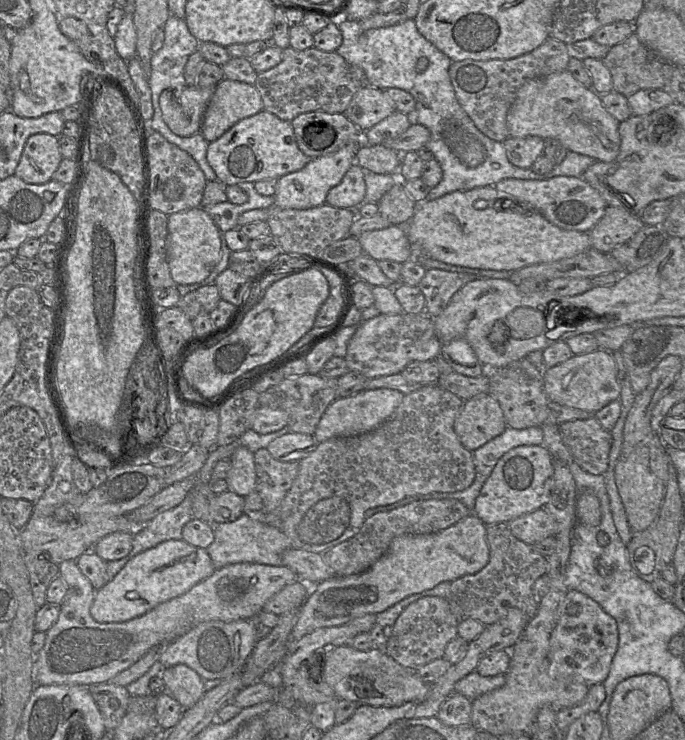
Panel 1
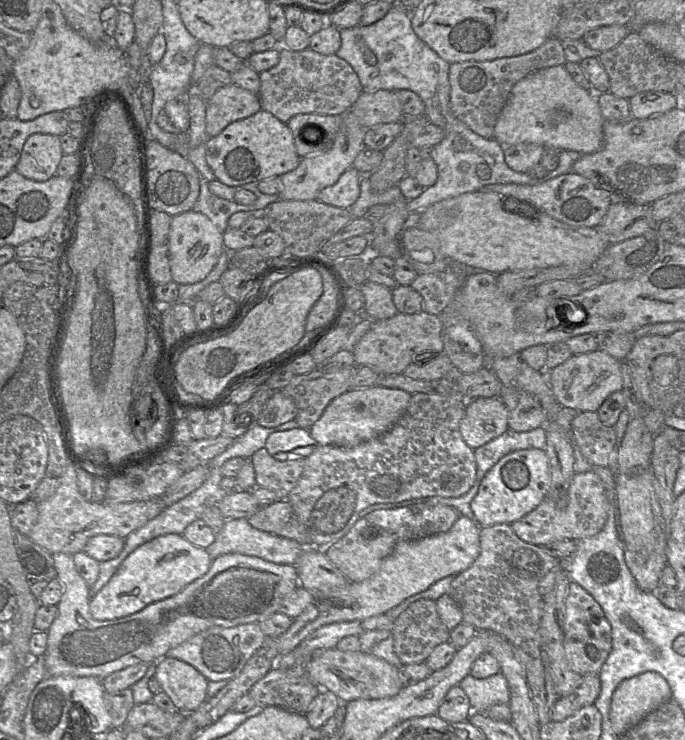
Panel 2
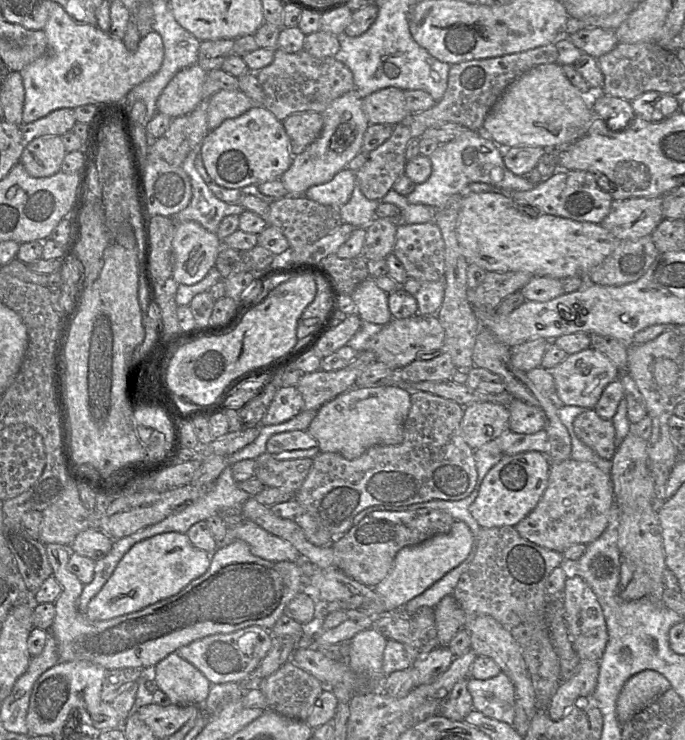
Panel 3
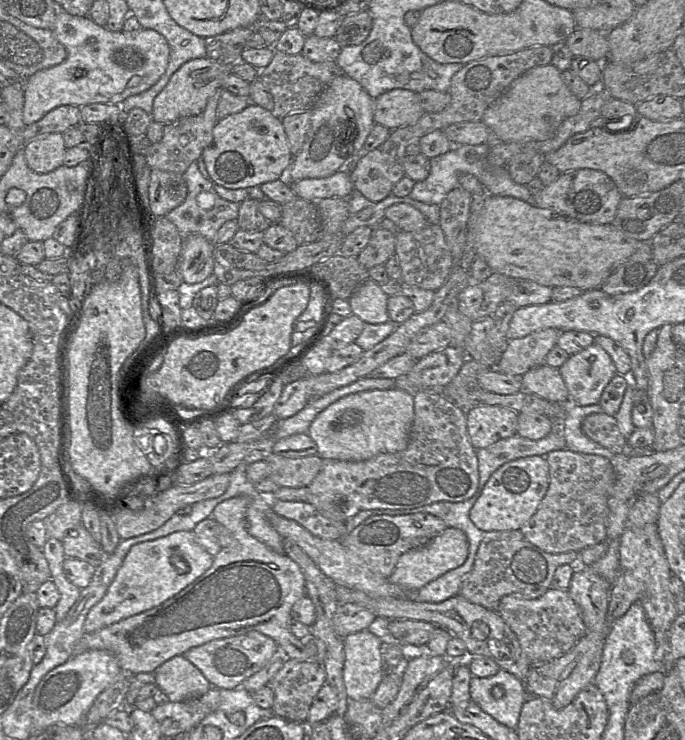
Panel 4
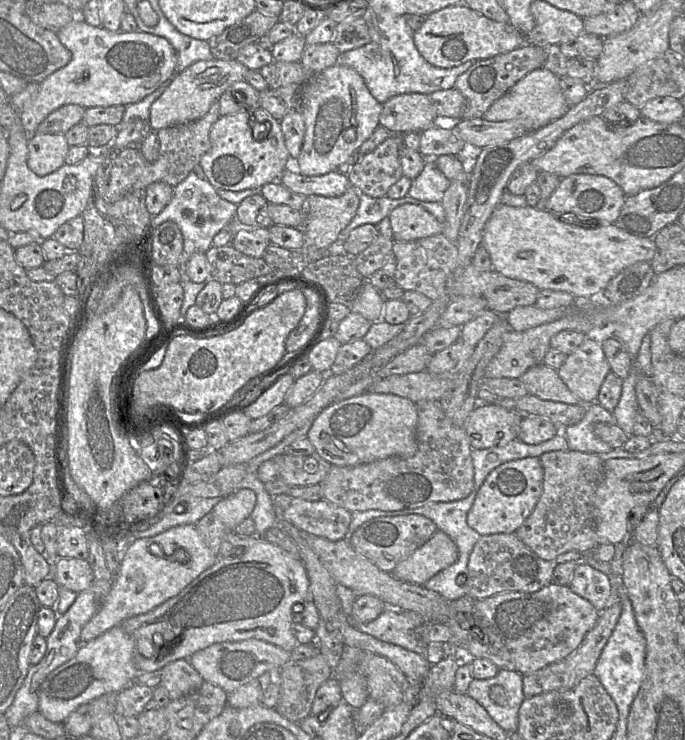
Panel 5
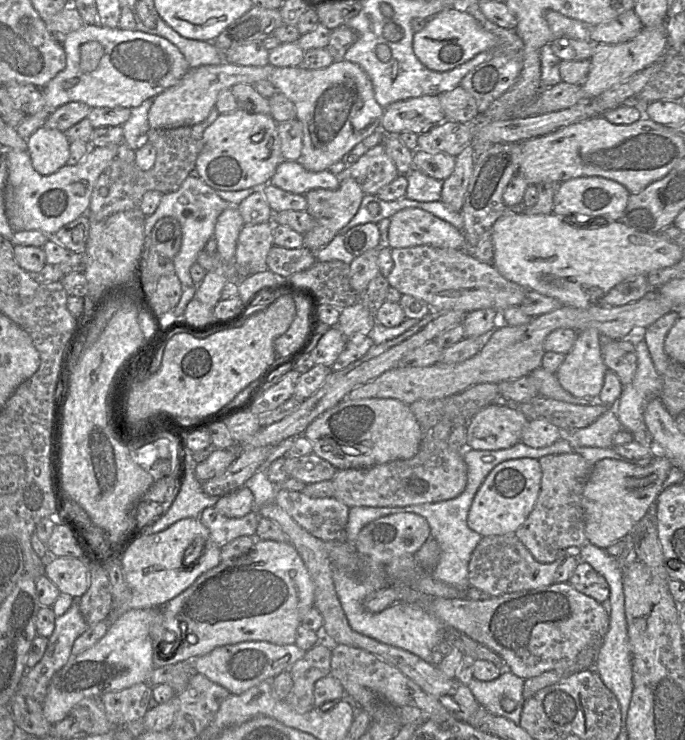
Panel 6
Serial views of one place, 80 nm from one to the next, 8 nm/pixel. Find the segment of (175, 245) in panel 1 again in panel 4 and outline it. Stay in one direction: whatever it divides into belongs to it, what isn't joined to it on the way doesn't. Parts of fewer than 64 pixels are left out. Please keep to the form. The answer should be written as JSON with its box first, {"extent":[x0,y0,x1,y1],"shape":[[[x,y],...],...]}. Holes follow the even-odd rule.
{"extent":[178,234,215,283],"shape":[[[200,234],[184,236],[178,273],[186,283],[199,283],[213,273],[215,244]]]}

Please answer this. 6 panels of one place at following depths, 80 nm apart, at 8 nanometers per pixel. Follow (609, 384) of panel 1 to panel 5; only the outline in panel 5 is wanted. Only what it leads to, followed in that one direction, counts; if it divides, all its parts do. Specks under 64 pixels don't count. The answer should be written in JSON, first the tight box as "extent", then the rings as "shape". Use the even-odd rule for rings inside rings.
{"extent":[557,336,610,404],"shape":[[[588,336],[557,370],[568,389],[584,404],[597,402],[600,388],[610,371],[596,336]]]}

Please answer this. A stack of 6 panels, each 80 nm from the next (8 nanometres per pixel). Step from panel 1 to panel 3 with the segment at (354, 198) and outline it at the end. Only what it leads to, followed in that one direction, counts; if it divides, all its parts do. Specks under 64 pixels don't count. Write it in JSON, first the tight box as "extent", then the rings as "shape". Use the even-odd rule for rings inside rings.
{"extent":[304,168,355,208],"shape":[[[344,168],[330,181],[310,187],[304,196],[322,205],[340,208],[351,198],[355,184],[355,172]]]}

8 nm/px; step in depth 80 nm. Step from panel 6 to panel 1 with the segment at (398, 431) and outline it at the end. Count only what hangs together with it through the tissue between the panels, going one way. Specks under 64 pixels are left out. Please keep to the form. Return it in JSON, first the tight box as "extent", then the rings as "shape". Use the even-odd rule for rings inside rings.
{"extent":[314,388,404,443],"shape":[[[378,388],[362,390],[354,395],[335,399],[322,415],[314,432],[318,443],[336,437],[352,437],[370,432],[385,422],[404,398],[400,391]]]}

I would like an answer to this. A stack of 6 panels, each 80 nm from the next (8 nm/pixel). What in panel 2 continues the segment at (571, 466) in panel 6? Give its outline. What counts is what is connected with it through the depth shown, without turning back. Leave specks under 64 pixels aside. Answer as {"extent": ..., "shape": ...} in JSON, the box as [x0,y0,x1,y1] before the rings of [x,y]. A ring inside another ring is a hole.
{"extent":[511,471,609,546],"shape":[[[593,471],[575,473],[569,485],[569,501],[564,509],[556,507],[548,497],[531,512],[511,524],[515,534],[523,541],[546,546],[562,540],[580,541],[598,534],[606,524],[609,502],[601,479]]]}

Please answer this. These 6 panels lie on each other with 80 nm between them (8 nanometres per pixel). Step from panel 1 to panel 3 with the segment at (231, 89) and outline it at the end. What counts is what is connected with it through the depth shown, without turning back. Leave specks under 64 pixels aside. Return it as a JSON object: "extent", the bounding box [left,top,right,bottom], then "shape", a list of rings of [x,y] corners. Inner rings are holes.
{"extent":[207,90,255,131],"shape":[[[221,90],[212,95],[209,99],[207,110],[208,127],[212,131],[223,121],[236,118],[255,104],[240,90]]]}

